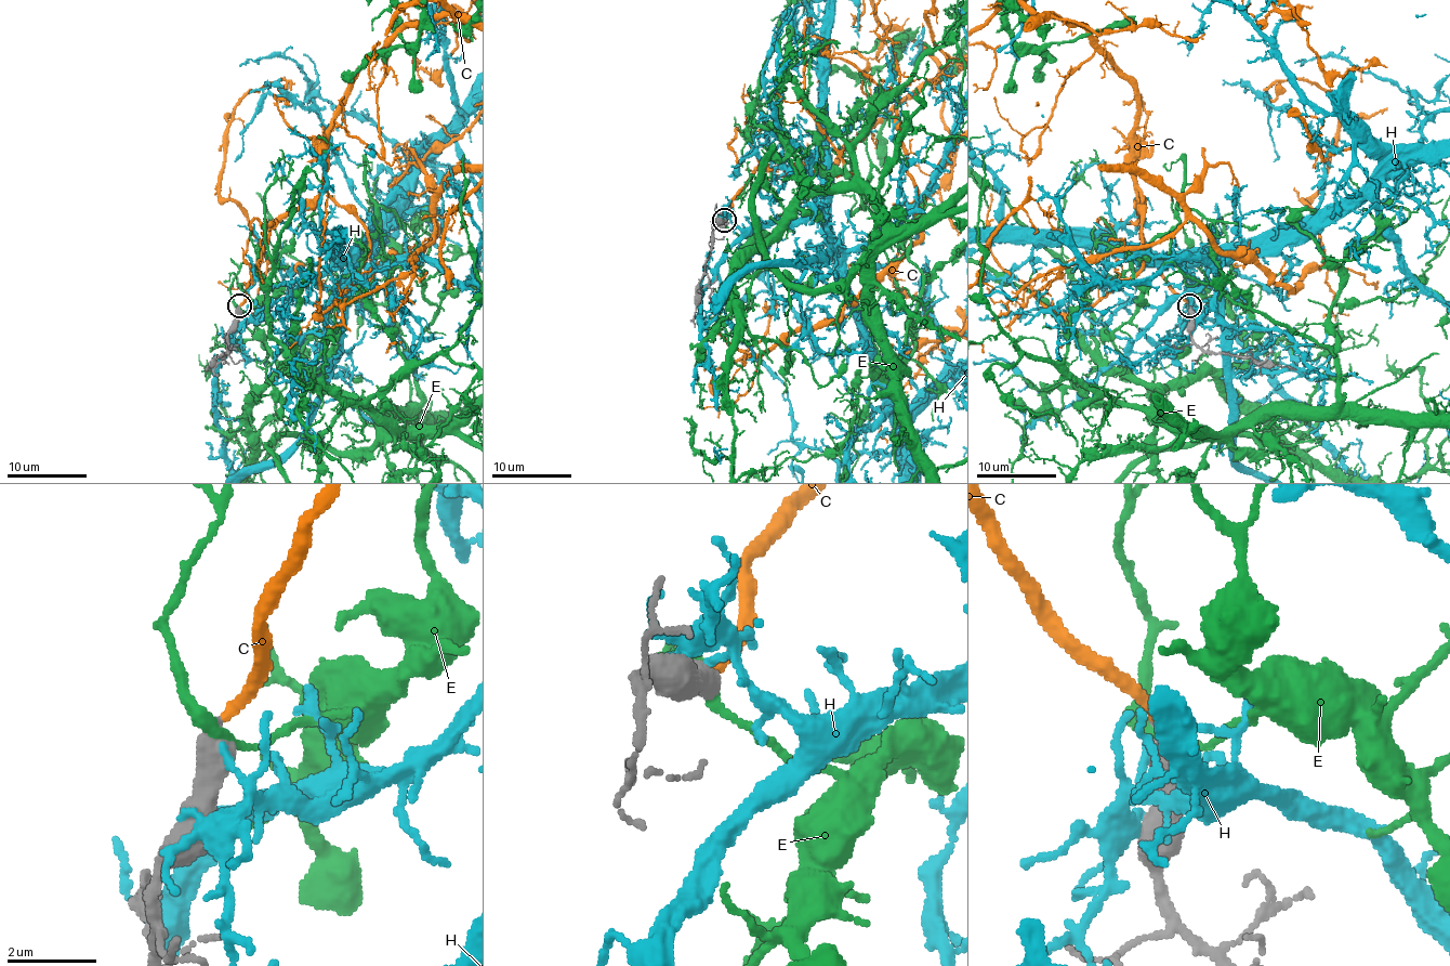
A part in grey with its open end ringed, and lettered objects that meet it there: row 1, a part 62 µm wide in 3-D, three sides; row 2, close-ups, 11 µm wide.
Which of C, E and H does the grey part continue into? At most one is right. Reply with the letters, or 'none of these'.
C

